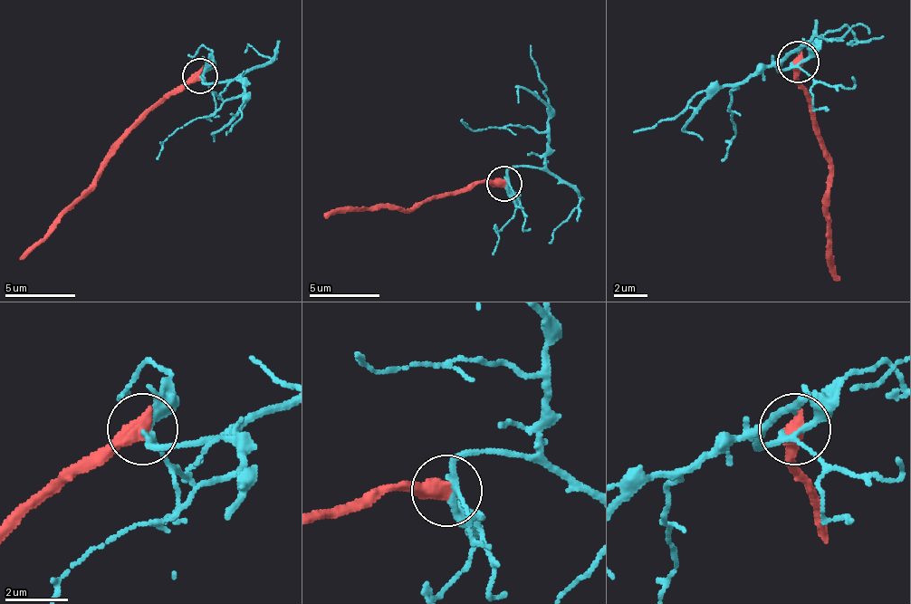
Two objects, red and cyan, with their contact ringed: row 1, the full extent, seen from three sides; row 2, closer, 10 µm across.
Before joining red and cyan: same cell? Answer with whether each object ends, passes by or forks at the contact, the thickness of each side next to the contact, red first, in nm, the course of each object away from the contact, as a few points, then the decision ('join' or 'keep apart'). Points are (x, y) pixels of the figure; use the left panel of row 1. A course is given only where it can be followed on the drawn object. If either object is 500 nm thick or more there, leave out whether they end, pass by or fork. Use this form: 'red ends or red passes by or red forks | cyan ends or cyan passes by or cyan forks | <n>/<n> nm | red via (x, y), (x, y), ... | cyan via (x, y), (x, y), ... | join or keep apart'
600/180 nm | red via (201, 74), (166, 96), (110, 158), (99, 179), (19, 260) | cyan via (201, 74), (207, 81), (235, 78), (243, 92), (179, 127), (155, 158) | keep apart

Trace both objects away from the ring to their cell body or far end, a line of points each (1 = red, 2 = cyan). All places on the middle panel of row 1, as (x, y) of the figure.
1: (505, 182), (470, 182), (414, 210), (350, 206), (323, 217)
2: (505, 186), (512, 168), (540, 168), (547, 137), (530, 126), (484, 129), (459, 119)

